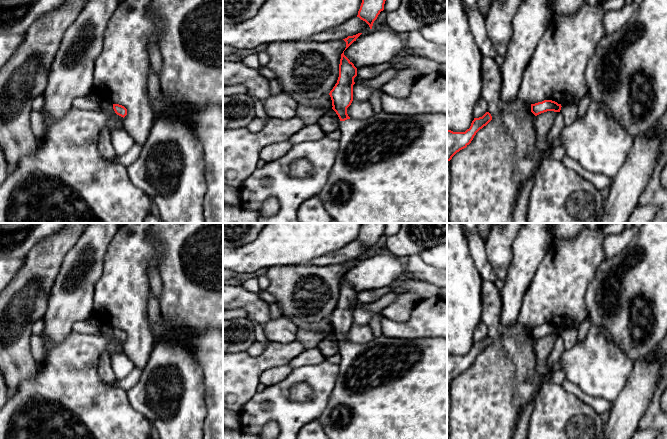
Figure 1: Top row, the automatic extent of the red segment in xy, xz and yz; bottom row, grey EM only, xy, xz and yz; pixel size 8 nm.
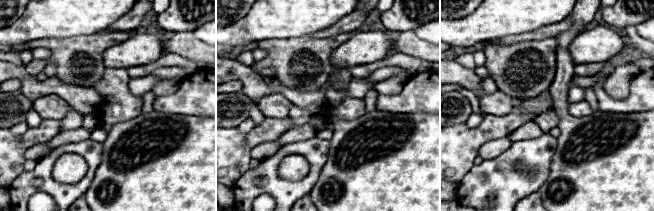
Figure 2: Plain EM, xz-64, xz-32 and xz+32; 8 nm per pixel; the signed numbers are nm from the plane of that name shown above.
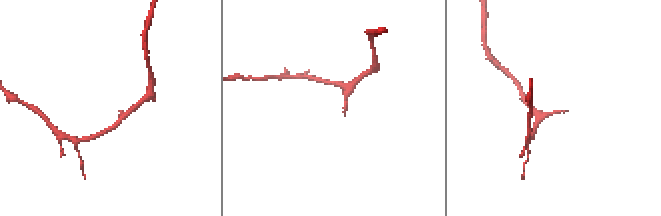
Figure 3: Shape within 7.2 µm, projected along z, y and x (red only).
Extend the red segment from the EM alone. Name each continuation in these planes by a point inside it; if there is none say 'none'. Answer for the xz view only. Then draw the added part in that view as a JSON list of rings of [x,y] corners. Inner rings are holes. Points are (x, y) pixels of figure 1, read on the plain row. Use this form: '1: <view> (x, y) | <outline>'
1: xz (388, 388) | [[[380,336],[364,344],[340,345],[341,361],[335,387],[328,405],[319,417],[322,429],[329,439],[447,439],[447,339],[396,339]]]

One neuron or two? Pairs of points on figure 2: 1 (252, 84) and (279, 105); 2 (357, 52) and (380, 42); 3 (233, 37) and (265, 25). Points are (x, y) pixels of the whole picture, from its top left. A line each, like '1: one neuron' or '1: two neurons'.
1: two neurons
2: one neuron
3: one neuron

